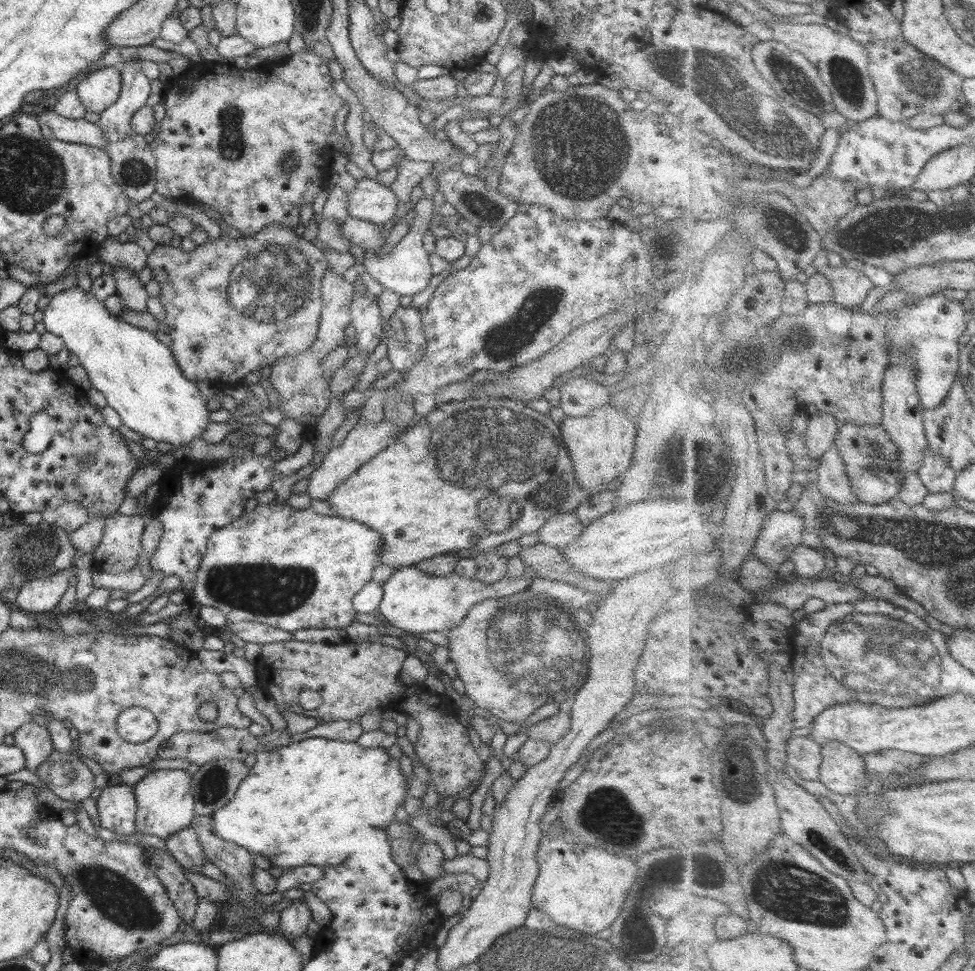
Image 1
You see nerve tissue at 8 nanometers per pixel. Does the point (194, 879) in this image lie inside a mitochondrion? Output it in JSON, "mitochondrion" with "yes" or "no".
{"mitochondrion":"no"}

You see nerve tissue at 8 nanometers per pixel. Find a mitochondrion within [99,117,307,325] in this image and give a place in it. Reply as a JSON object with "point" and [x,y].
{"point":[134,171]}

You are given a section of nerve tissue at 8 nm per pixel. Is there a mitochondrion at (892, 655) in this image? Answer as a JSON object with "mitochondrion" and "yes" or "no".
{"mitochondrion":"yes"}

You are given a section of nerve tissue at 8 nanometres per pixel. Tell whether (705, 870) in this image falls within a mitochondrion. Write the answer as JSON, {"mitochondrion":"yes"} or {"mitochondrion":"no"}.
{"mitochondrion":"yes"}

